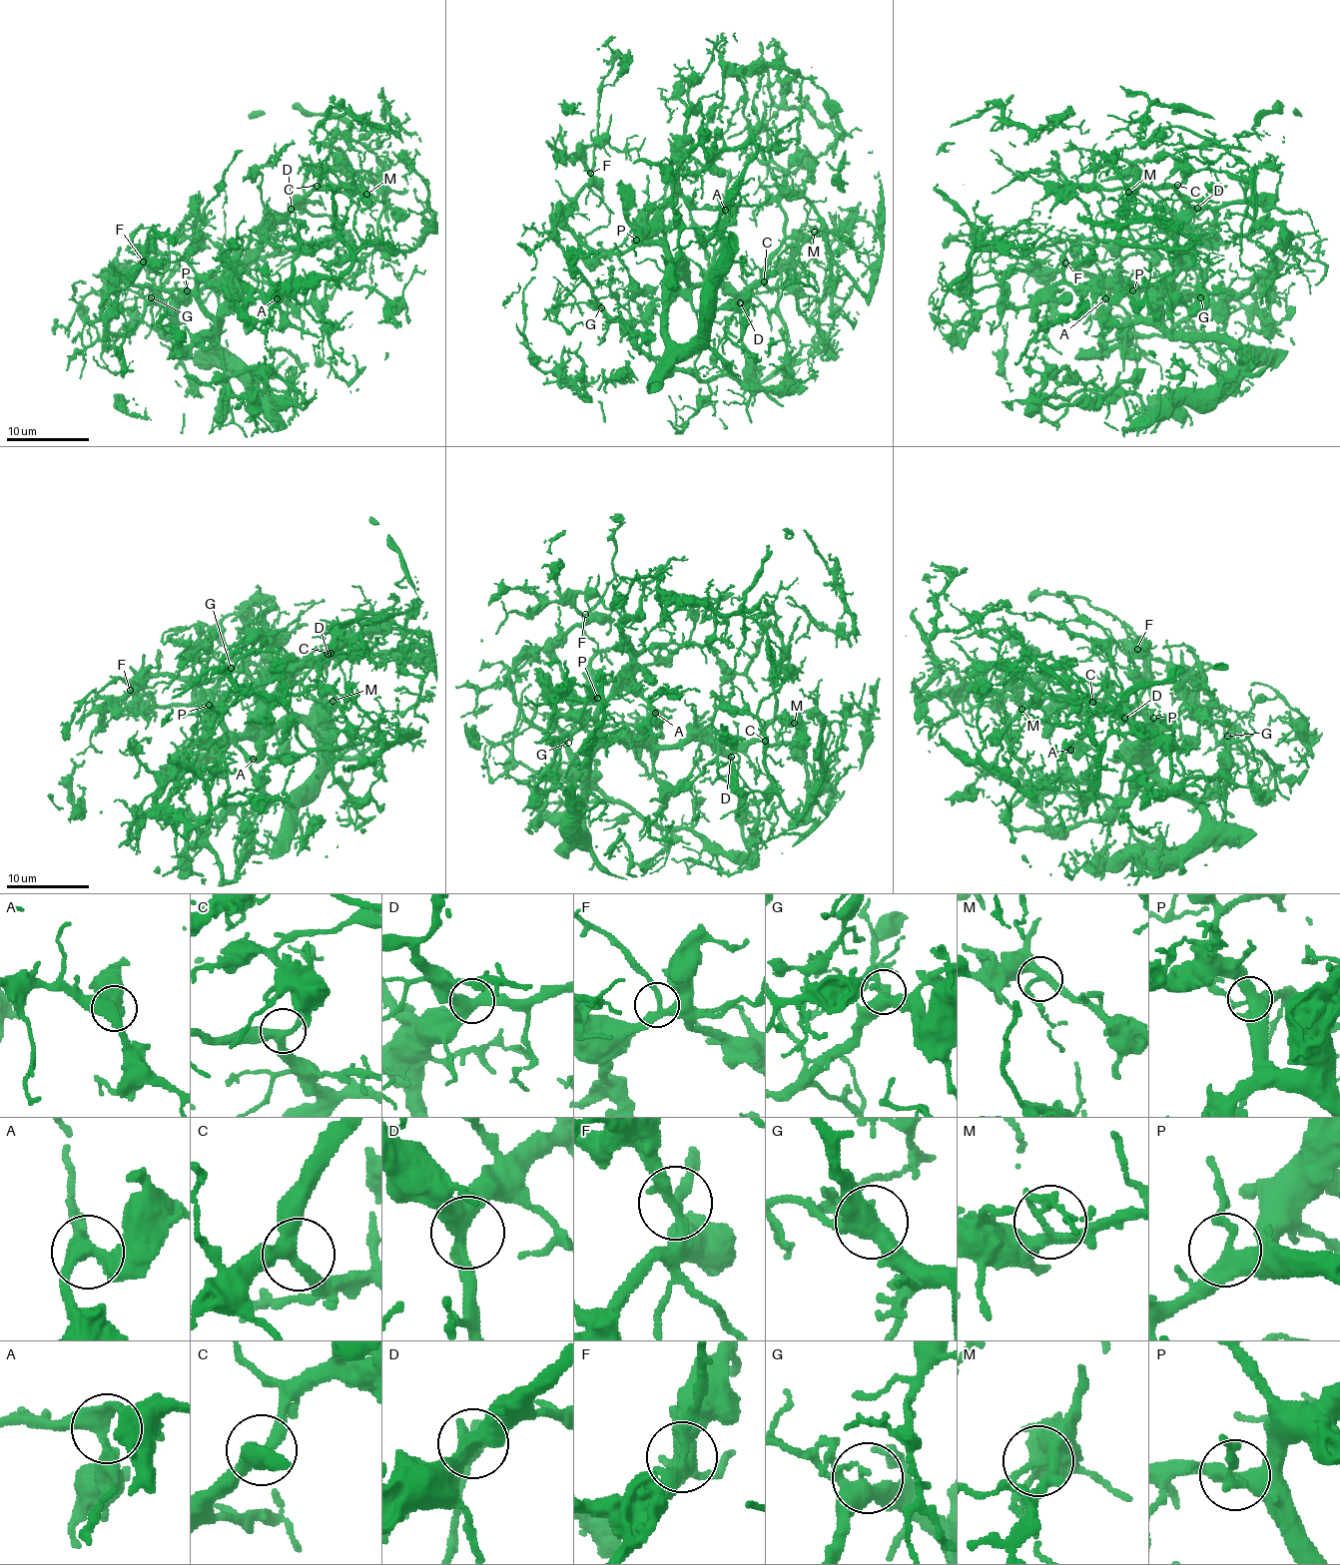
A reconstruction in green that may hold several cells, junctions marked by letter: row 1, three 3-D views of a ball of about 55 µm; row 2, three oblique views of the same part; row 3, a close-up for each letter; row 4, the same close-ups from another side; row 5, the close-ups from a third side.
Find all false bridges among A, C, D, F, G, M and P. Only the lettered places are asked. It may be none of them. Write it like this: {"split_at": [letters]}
{"split_at": []}

